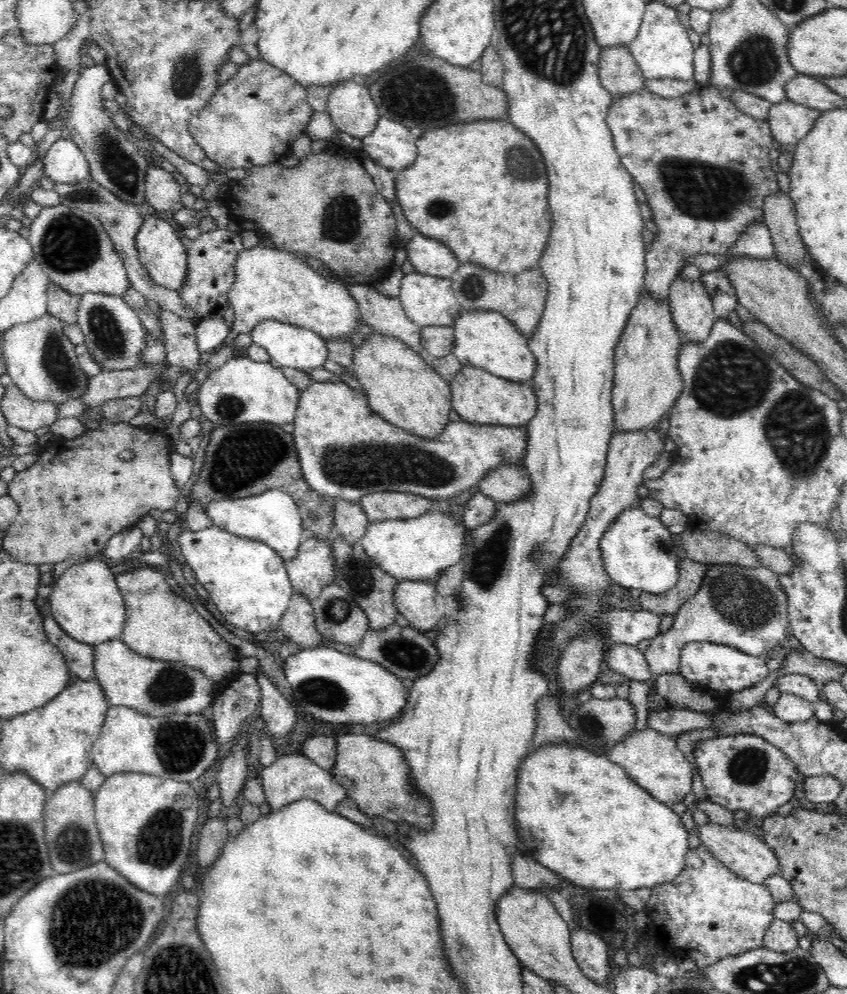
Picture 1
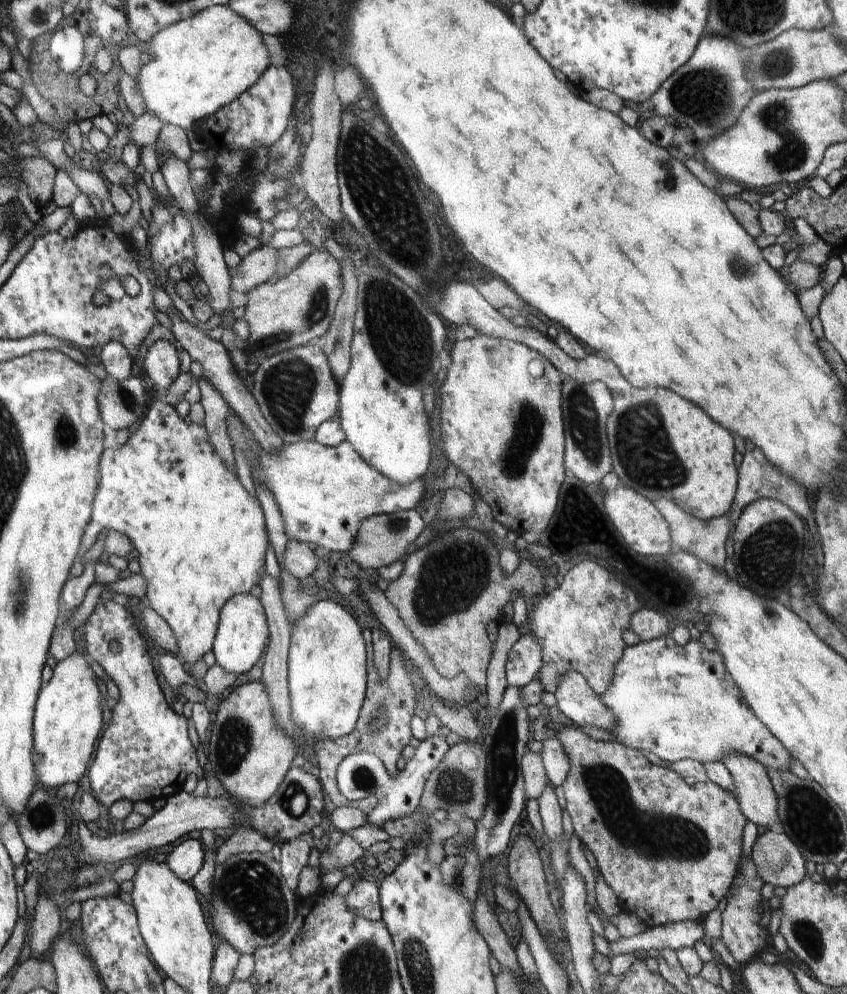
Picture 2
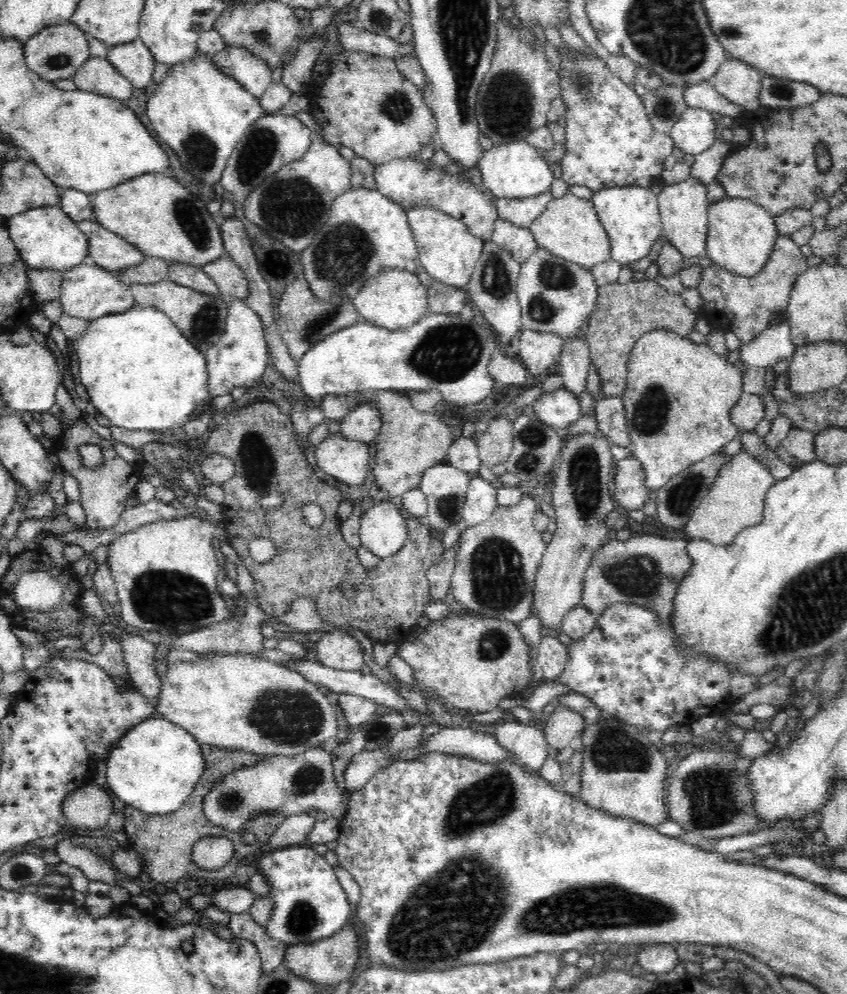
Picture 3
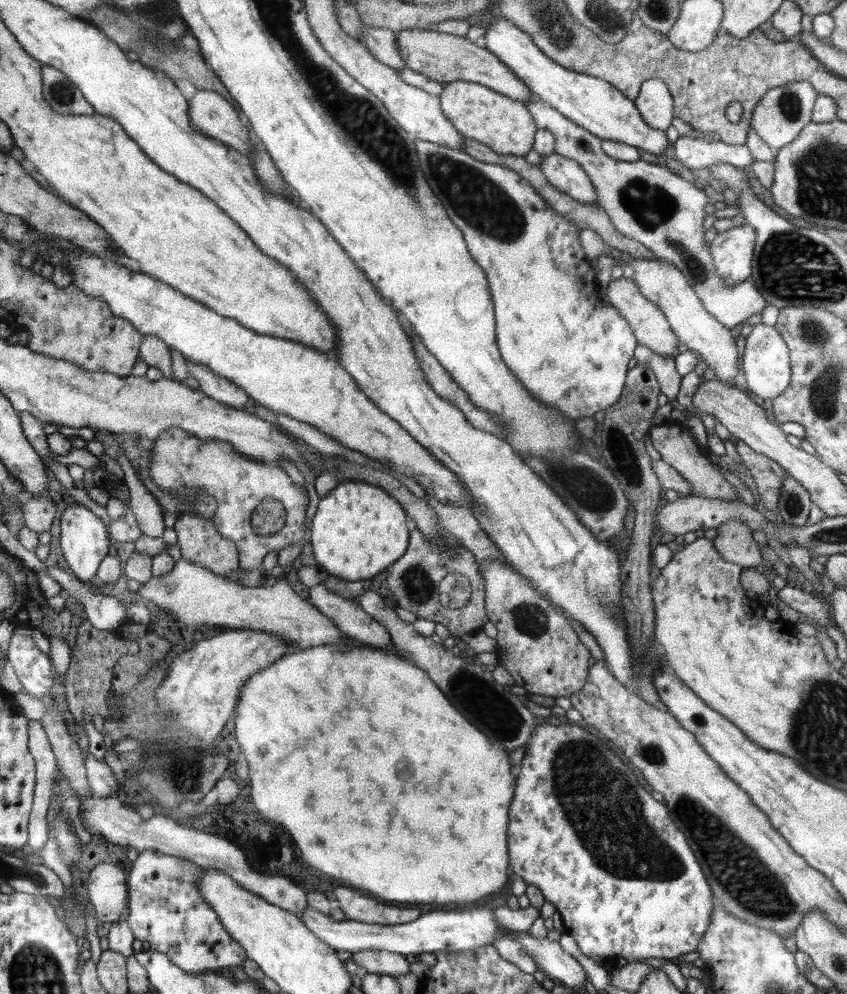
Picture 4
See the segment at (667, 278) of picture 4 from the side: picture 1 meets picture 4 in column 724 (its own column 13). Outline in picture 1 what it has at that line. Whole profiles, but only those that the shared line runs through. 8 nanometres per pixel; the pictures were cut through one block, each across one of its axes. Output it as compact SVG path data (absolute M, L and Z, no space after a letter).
M44 314L42 318L26 324L16 324L6 330L3 343L3 354L7 362L7 374L13 384L32 401L54 403L60 407L67 400L79 400L85 394L89 378L80 368L74 343L65 335L65 323Z

